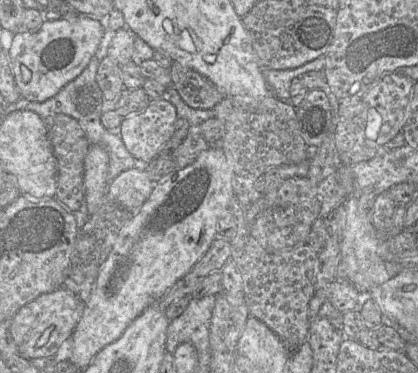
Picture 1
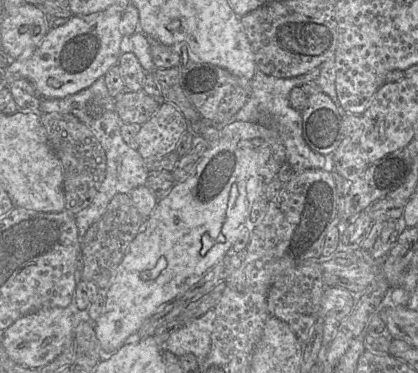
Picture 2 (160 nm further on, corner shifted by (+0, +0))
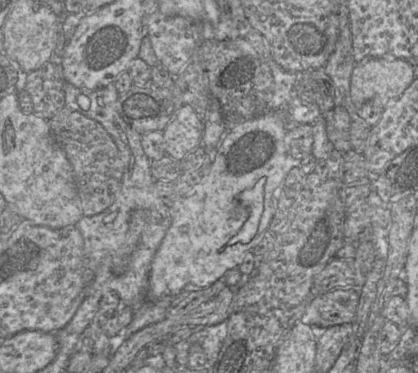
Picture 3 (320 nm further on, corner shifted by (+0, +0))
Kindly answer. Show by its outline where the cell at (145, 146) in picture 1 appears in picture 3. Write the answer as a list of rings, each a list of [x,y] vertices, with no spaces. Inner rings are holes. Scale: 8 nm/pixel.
[[[183,105],[171,117],[163,130],[166,156],[182,160],[202,146],[204,121],[188,105]]]

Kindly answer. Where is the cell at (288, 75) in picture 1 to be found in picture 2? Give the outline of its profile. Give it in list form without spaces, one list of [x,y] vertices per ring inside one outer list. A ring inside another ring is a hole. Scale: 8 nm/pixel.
[[[319,69],[292,78],[277,78],[257,70],[251,79],[251,94],[247,103],[232,117],[232,120],[263,121],[264,115],[270,115],[275,129],[279,132],[286,148],[286,161],[300,170],[323,168],[326,165],[326,156],[311,149],[303,137],[302,115],[290,103],[289,95],[296,86],[316,80]]]

